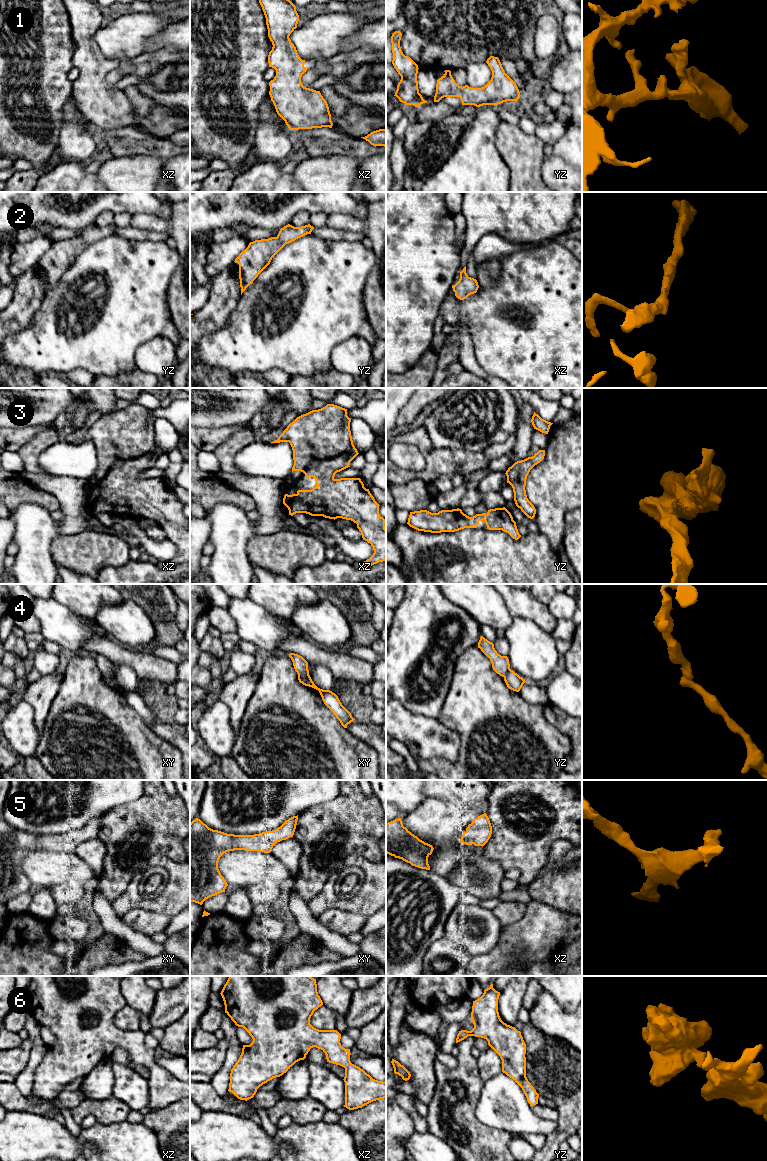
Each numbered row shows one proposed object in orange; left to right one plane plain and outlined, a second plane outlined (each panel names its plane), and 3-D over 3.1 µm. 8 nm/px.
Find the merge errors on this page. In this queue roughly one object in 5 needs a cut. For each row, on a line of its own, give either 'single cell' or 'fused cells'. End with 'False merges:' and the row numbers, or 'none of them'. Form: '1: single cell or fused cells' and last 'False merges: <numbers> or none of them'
1: single cell
2: single cell
3: single cell
4: fused cells
5: single cell
6: single cell
False merges: 4

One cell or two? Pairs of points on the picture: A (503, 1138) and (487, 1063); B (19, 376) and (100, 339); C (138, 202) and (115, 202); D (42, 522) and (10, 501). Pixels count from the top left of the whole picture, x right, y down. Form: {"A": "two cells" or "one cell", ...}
{"A": "two cells", "B": "two cells", "C": "one cell", "D": "two cells"}

